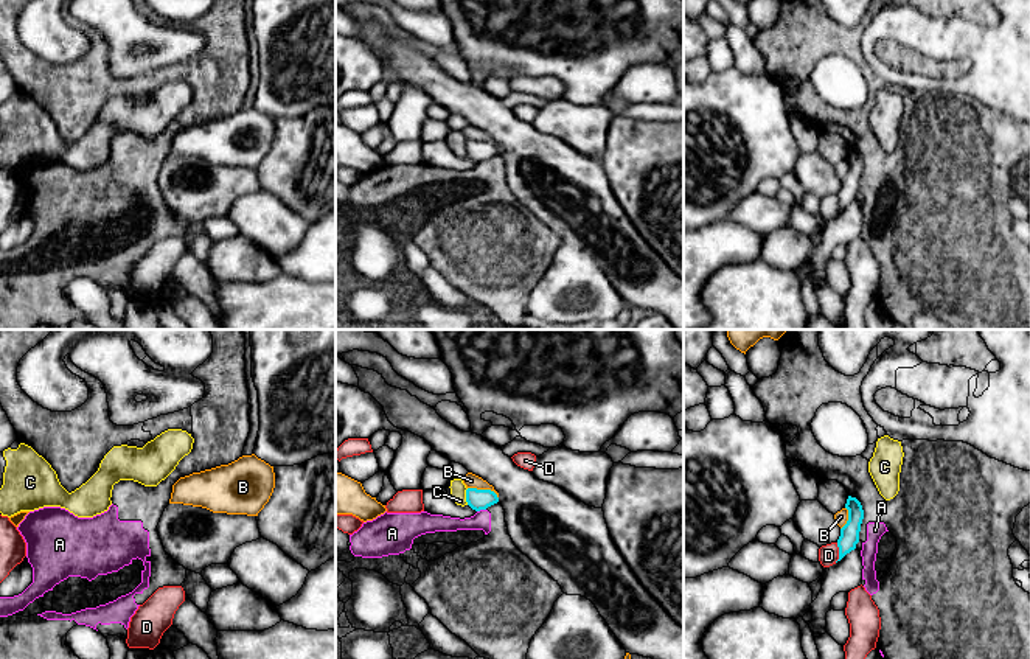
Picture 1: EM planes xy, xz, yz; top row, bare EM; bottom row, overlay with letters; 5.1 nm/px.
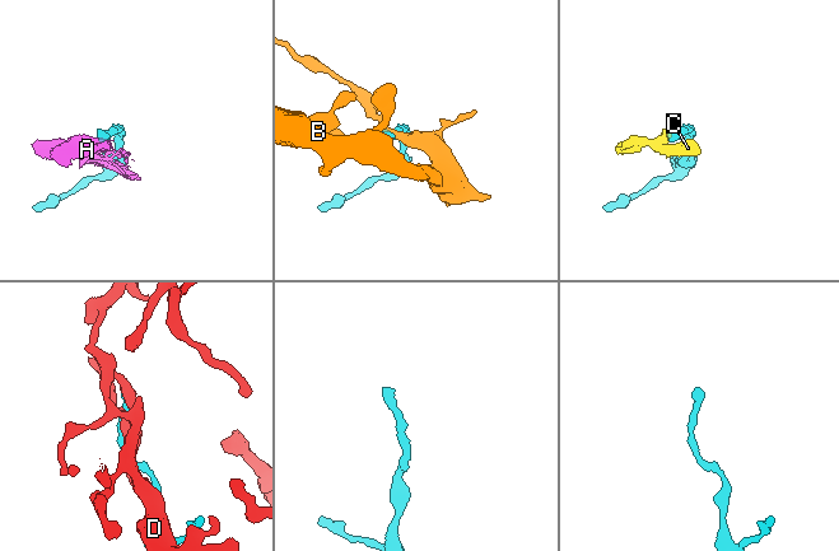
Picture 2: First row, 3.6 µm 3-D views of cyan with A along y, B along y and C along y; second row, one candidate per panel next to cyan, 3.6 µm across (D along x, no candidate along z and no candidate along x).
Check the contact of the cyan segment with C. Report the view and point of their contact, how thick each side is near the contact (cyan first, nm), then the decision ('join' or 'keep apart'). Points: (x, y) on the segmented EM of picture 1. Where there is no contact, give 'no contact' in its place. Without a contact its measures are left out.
meets cyan in xz at (466, 496); 110 nm thick on the cyan side, 80 nm on the other; keep apart

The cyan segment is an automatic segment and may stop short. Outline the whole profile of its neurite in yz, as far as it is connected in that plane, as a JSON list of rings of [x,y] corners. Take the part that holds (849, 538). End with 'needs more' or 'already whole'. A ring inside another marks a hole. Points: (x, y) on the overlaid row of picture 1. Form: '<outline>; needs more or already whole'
[[[848,496],[845,508],[848,510],[848,521],[840,528],[840,536],[837,539],[839,560],[840,561],[847,553],[856,549],[859,542],[861,524],[864,519],[864,510],[861,502],[856,497]]]; already whole

